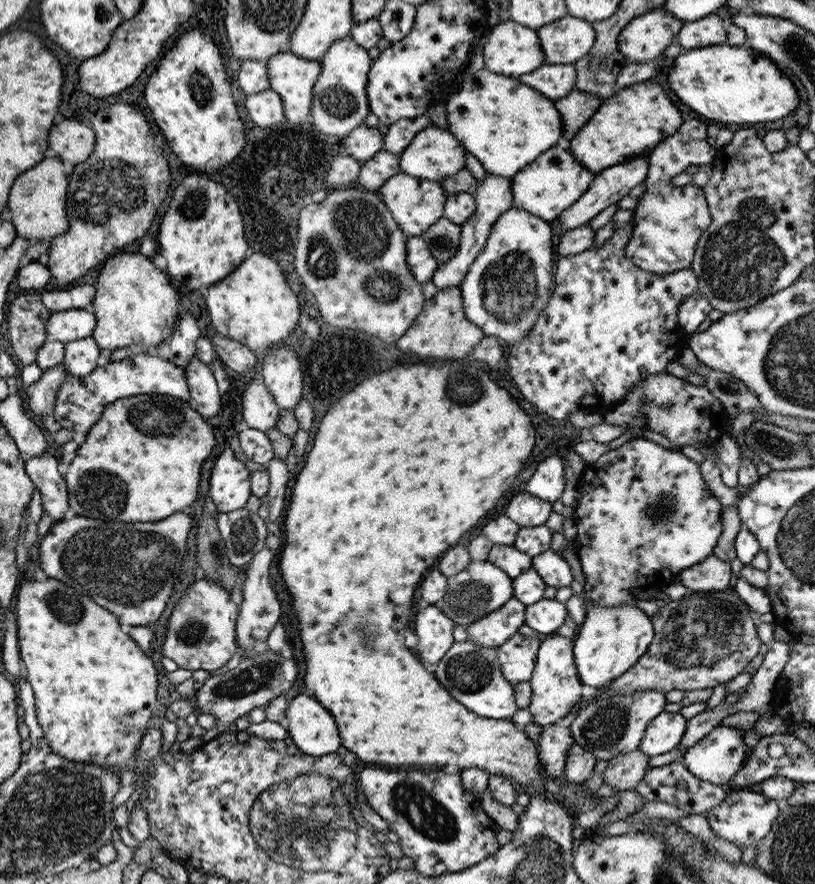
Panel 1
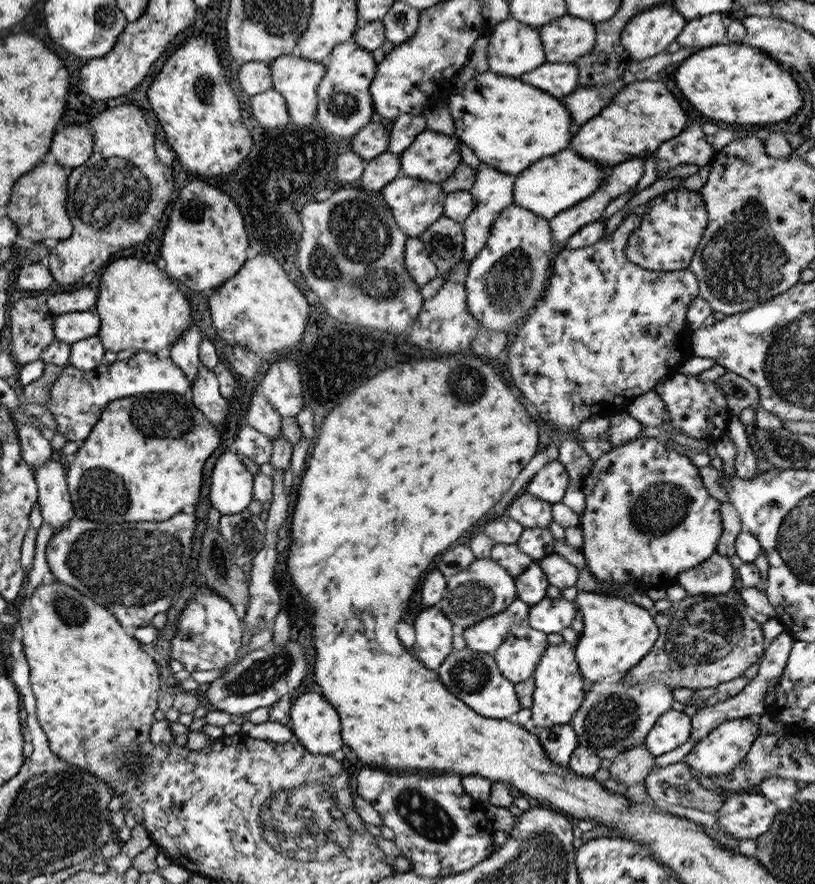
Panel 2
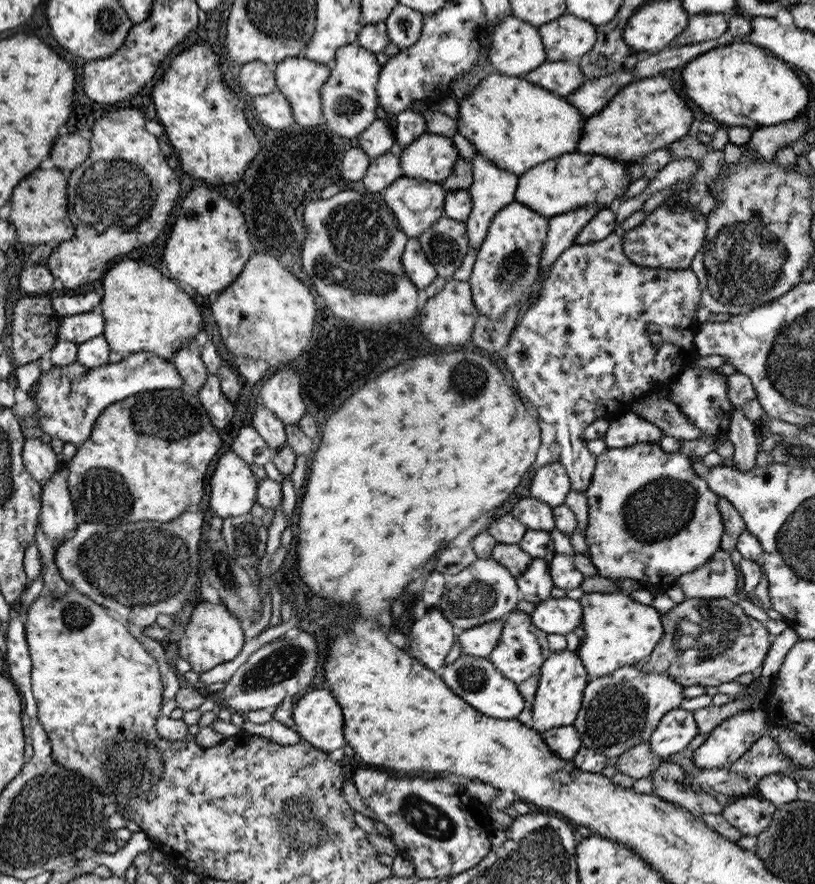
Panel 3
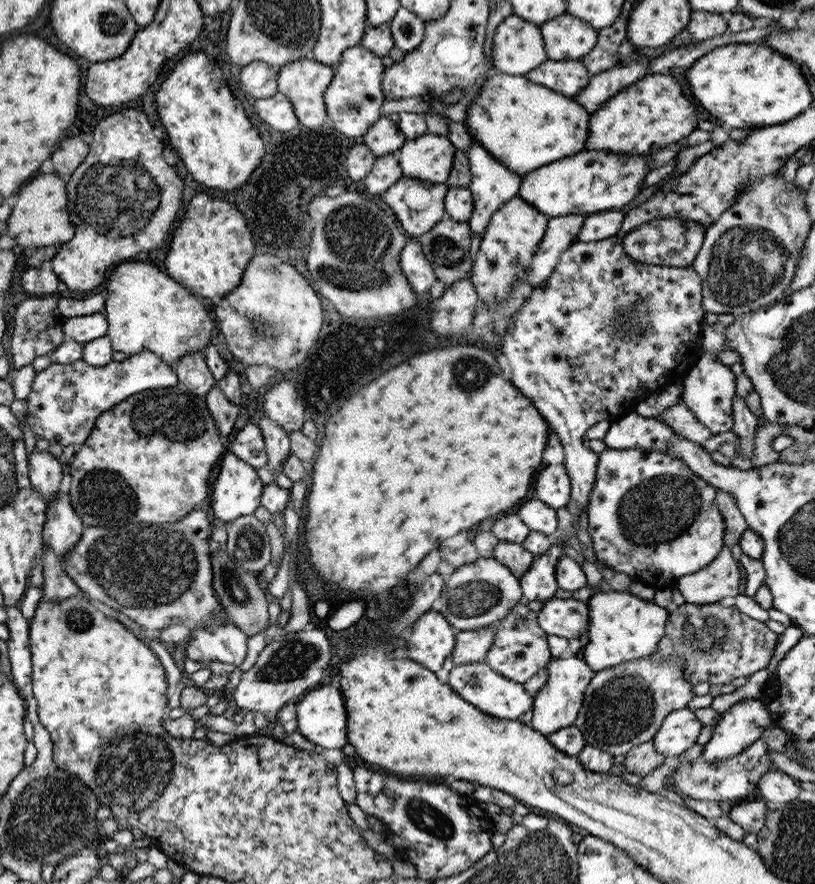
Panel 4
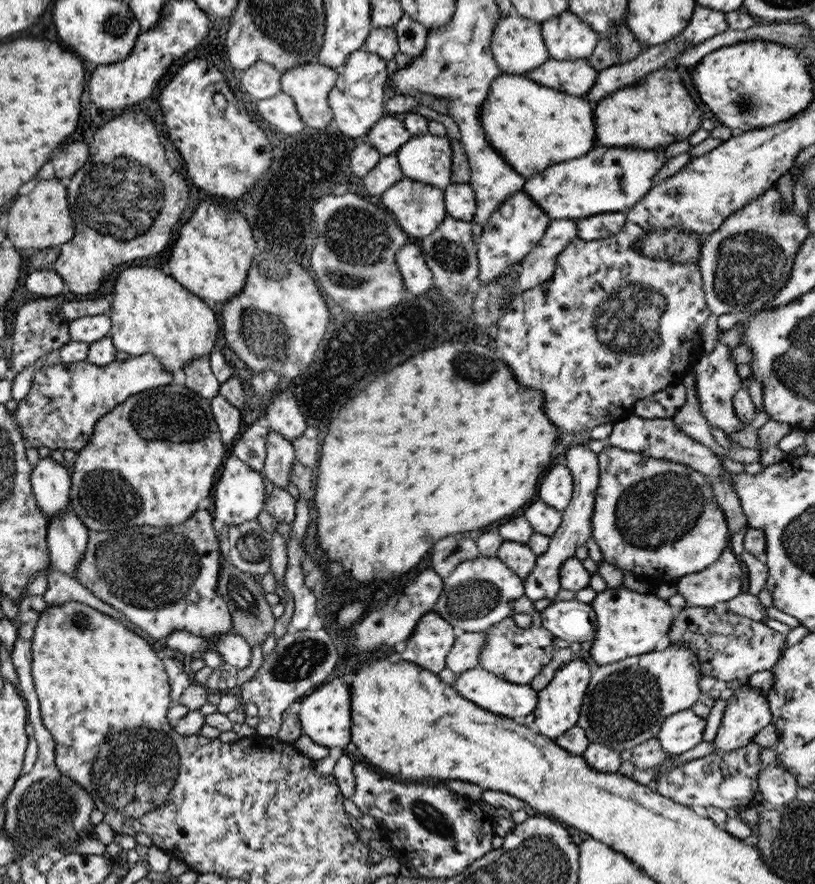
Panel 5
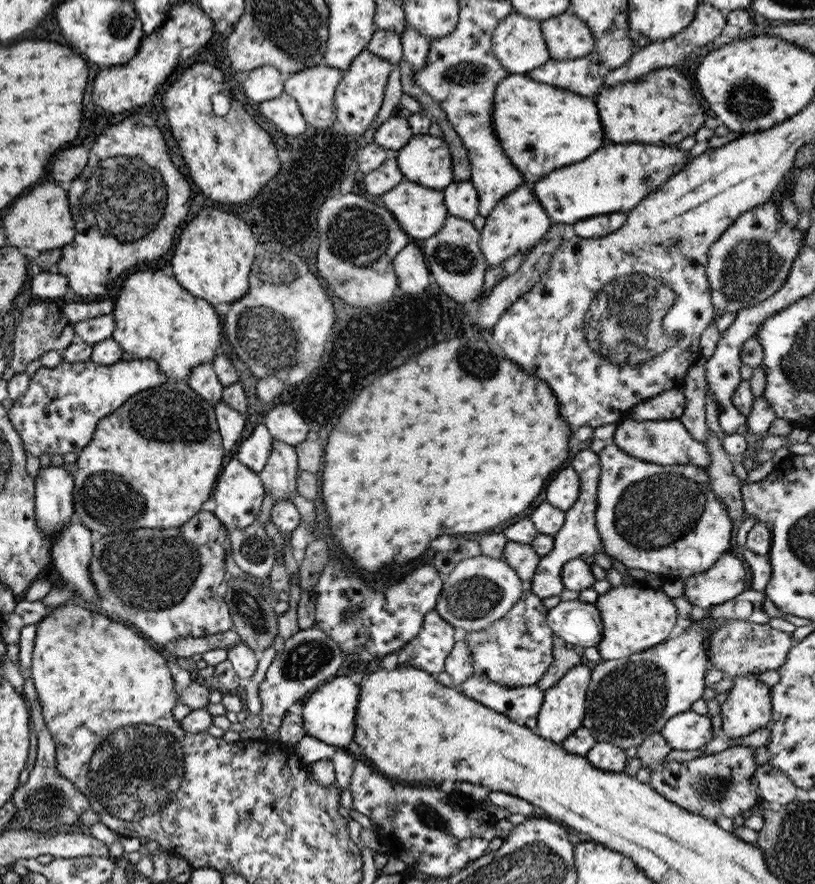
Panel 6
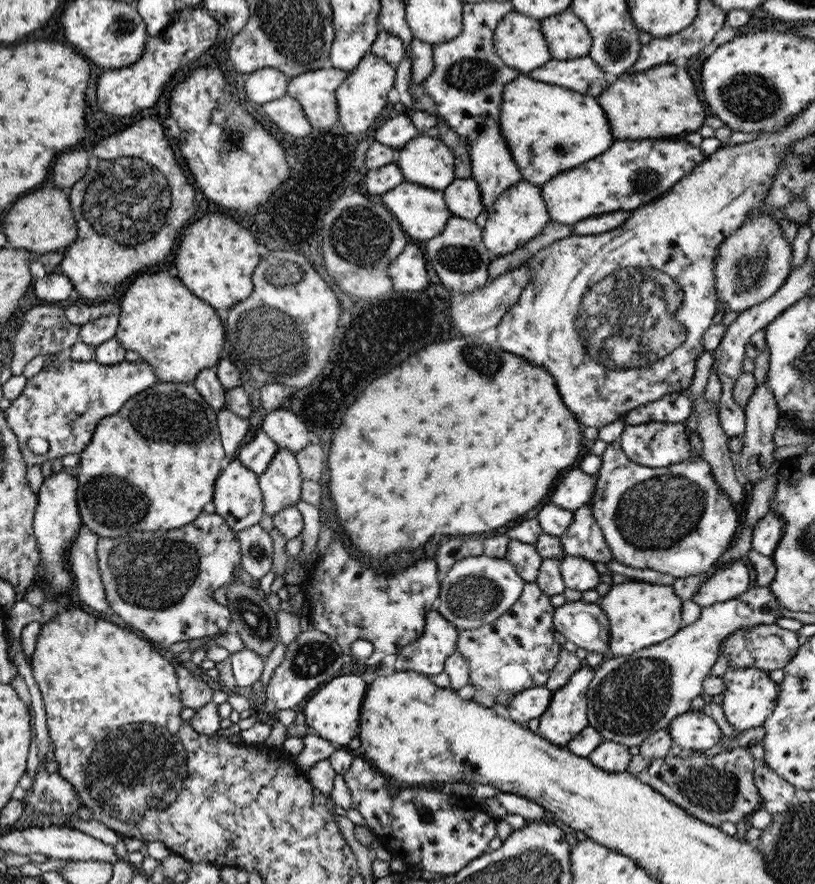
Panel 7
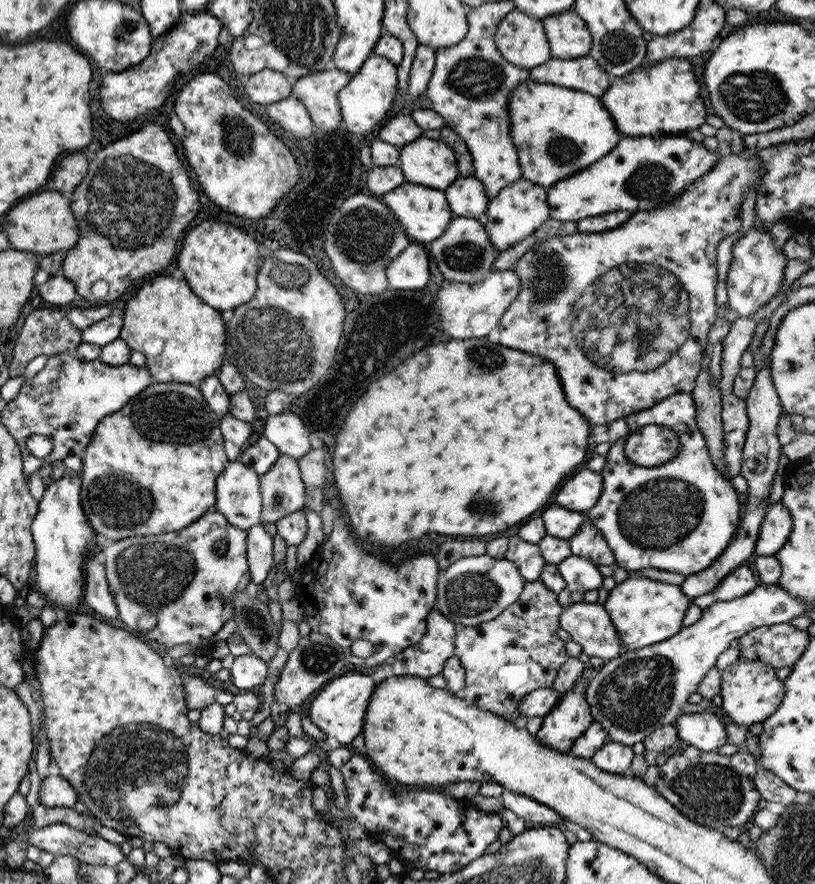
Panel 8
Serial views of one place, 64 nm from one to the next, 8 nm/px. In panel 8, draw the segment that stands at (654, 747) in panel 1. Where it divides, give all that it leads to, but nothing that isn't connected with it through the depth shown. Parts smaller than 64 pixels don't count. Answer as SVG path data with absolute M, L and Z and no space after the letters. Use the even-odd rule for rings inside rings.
M710 712L683 714L675 721L678 737L685 746L715 752L727 743L724 724Z

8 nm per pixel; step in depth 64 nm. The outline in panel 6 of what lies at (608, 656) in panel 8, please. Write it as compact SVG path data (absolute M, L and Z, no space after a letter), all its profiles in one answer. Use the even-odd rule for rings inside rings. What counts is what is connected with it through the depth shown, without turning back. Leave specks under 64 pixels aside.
M580 599L560 601L547 612L547 625L556 636L563 638L566 643L582 647L595 646L601 641L603 635L603 622L595 603L585 603Z

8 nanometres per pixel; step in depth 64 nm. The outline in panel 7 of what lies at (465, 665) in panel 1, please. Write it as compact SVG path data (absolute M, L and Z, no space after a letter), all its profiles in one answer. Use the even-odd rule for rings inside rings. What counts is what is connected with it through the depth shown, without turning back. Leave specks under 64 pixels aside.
M545 686L528 688L512 696L512 702L506 712L508 719L525 725L528 721L544 715L552 700L552 691Z

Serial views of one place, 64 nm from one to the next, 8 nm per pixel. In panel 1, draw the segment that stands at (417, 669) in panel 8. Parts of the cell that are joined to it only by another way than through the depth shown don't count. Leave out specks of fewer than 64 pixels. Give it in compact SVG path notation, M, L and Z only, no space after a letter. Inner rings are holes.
M428 604L415 618L414 632L418 636L418 645L414 652L424 665L432 669L454 642L455 622L435 604Z

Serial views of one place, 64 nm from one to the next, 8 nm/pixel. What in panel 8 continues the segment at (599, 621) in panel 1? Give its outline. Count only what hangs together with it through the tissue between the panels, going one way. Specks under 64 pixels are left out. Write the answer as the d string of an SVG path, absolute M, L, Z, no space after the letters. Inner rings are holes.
M630 576L608 593L603 607L615 624L625 650L641 649L668 640L683 627L683 618L693 599L686 596L680 585L664 583L647 577Z

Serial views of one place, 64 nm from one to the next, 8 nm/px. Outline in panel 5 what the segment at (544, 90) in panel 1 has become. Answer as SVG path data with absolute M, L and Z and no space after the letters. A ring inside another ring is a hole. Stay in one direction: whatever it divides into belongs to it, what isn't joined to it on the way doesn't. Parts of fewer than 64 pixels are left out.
M549 58L544 64L527 73L530 80L544 84L572 96L584 97L595 85L598 72L587 59L556 60Z

